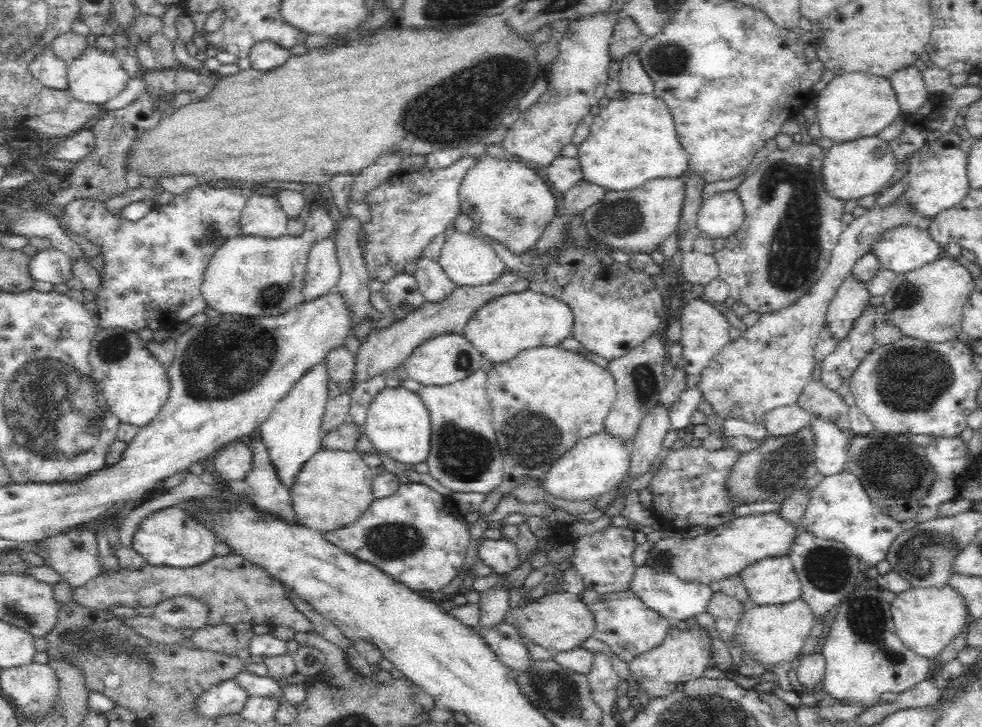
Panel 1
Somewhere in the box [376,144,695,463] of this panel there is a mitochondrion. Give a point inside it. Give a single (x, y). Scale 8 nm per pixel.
(625, 218)

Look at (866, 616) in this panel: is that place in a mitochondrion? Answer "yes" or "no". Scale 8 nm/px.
yes

